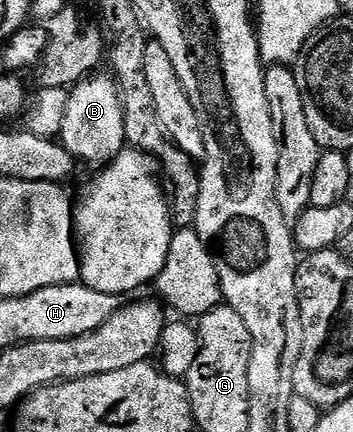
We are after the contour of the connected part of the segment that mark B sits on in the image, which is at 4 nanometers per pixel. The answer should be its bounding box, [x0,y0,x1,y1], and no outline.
[60,76,126,166]

